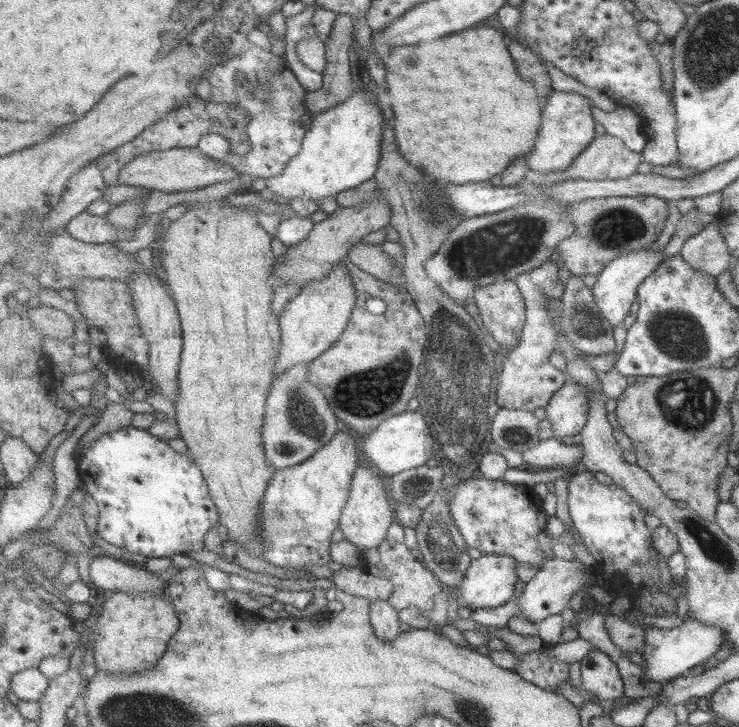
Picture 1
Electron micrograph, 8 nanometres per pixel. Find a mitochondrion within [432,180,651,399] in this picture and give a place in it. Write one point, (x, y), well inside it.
(494, 249)

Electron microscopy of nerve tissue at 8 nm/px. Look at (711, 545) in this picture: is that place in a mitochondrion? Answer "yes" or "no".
yes

